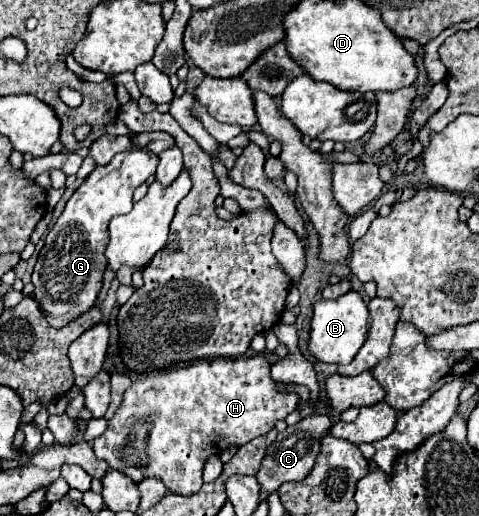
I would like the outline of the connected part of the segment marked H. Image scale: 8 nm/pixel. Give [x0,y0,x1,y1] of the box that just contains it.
[93,354,299,496]

